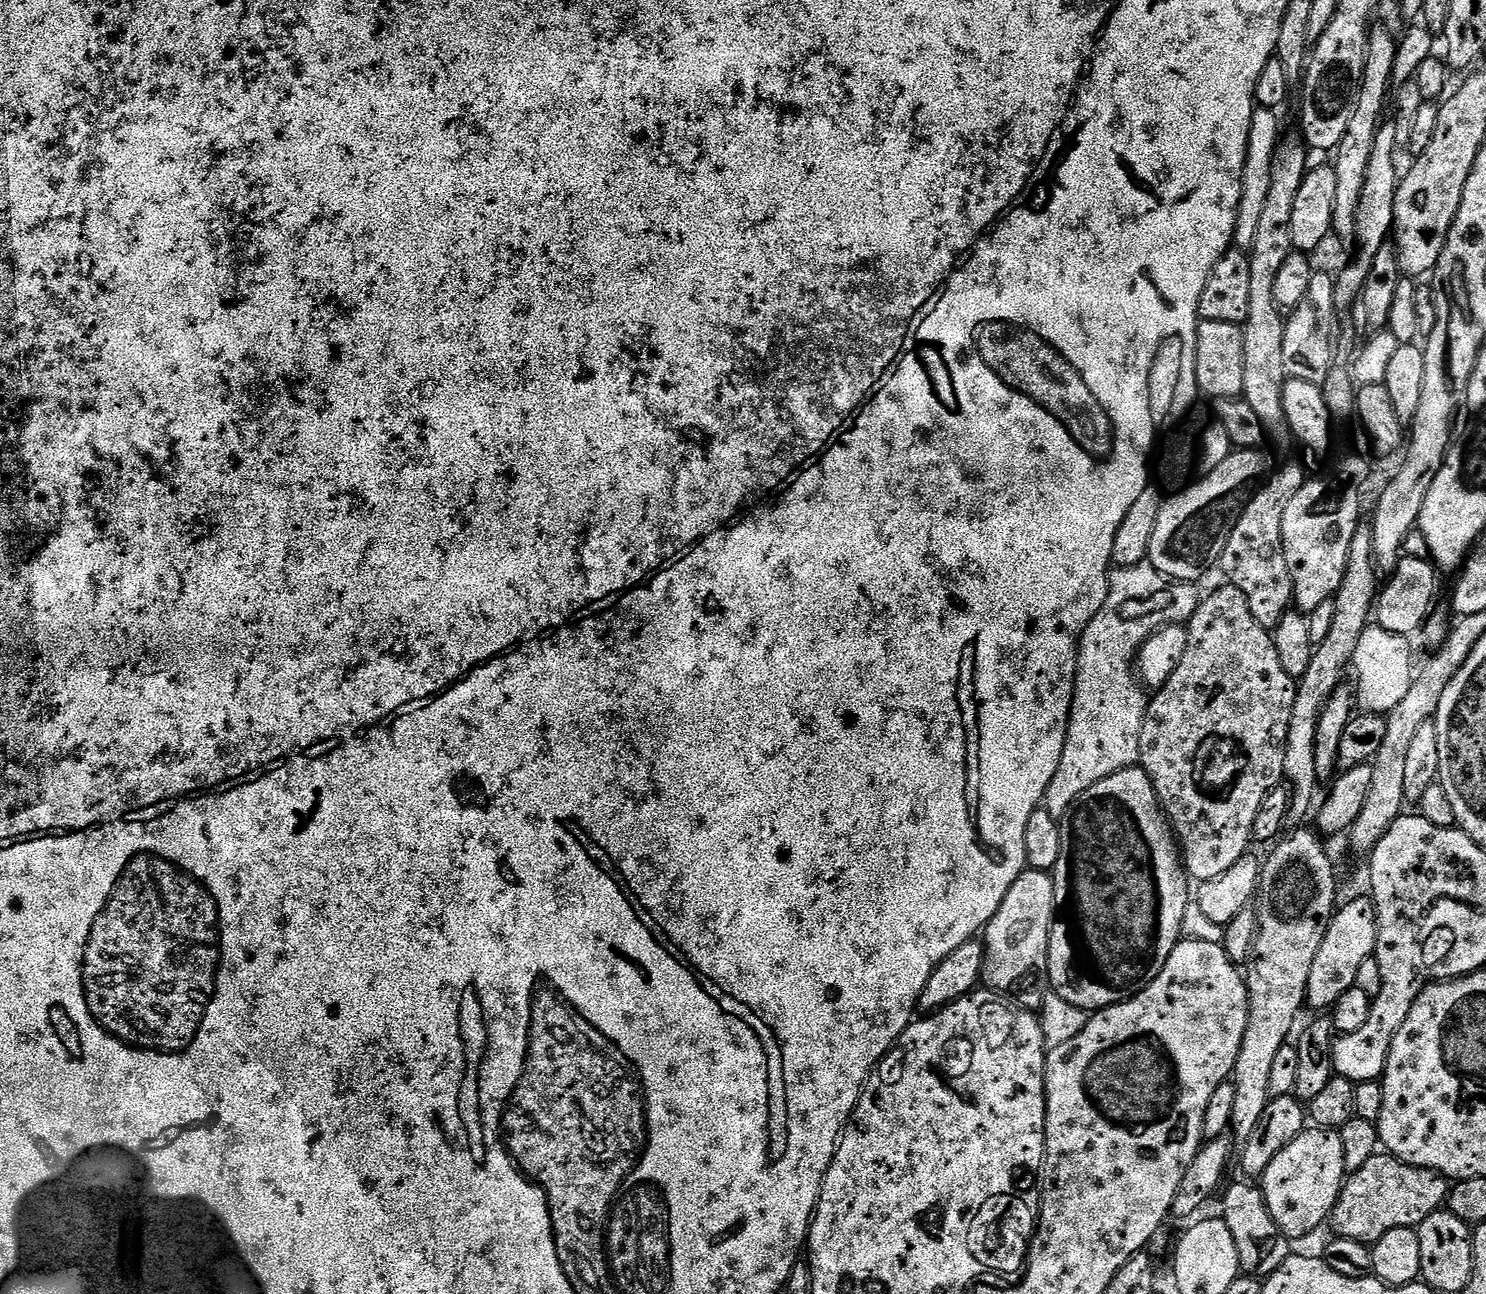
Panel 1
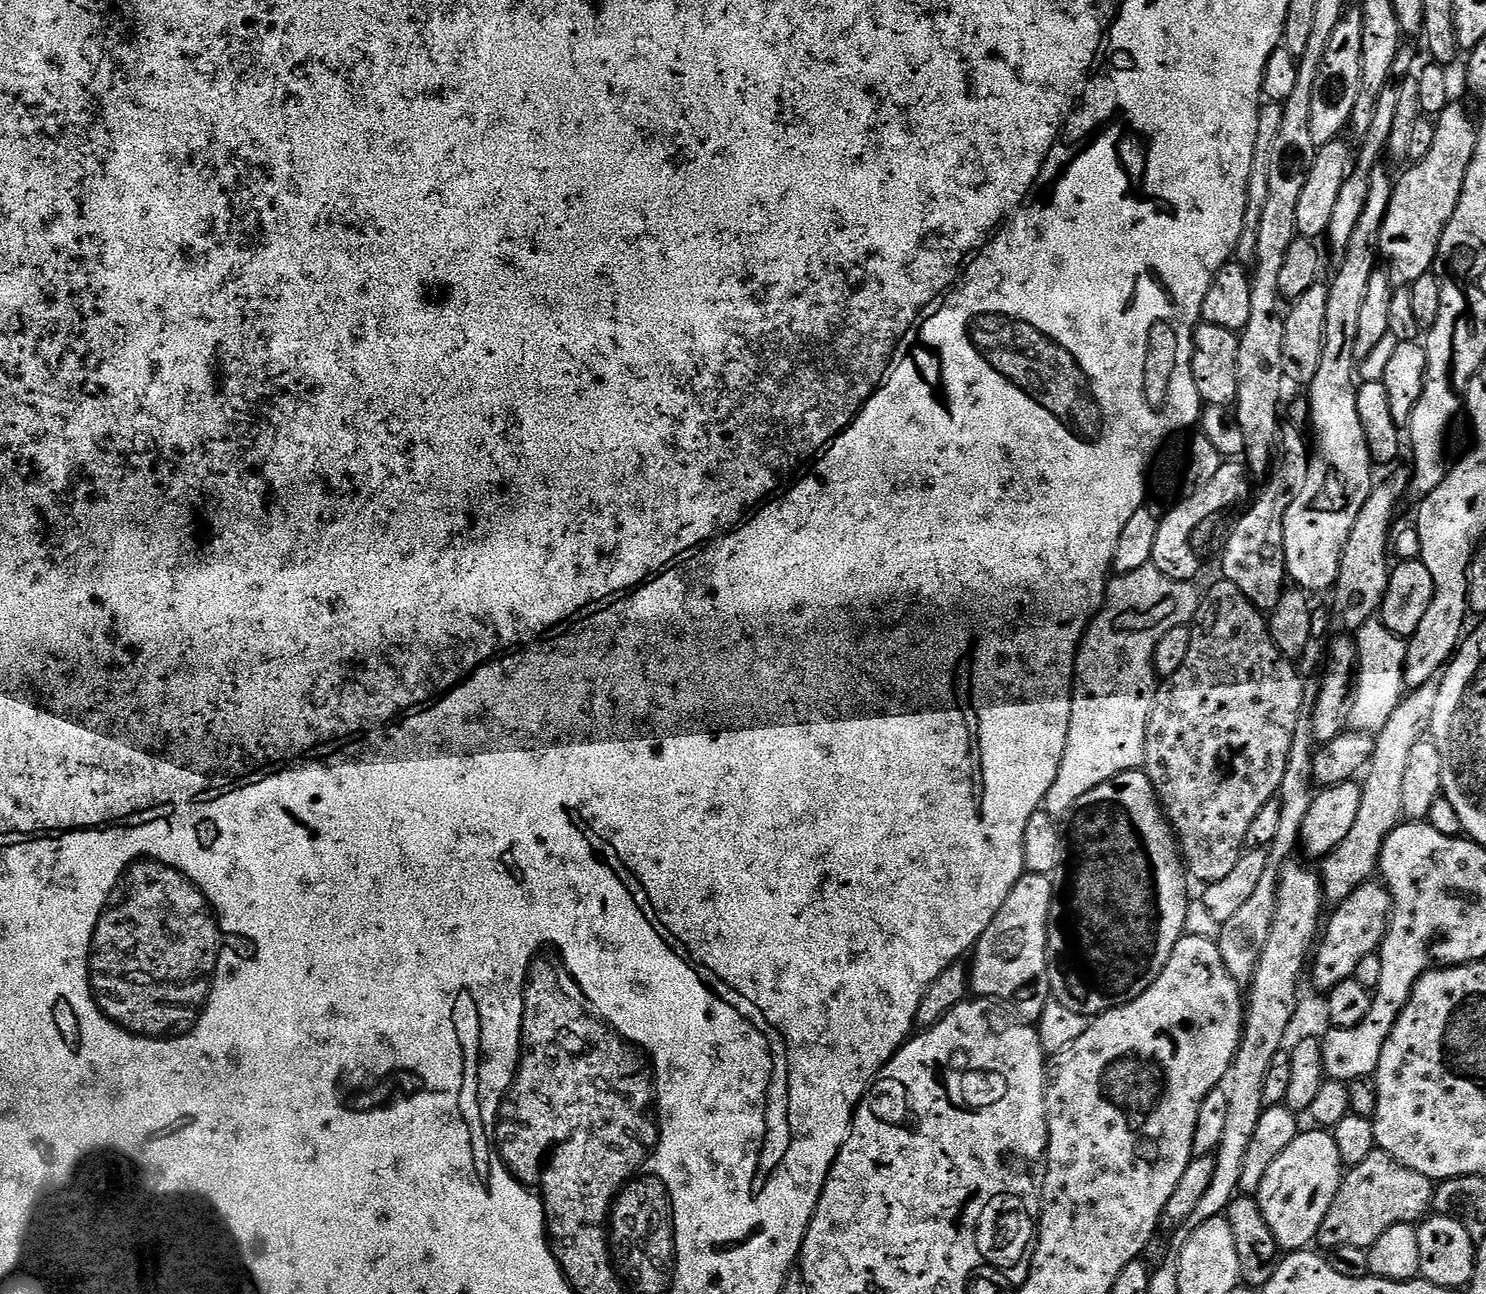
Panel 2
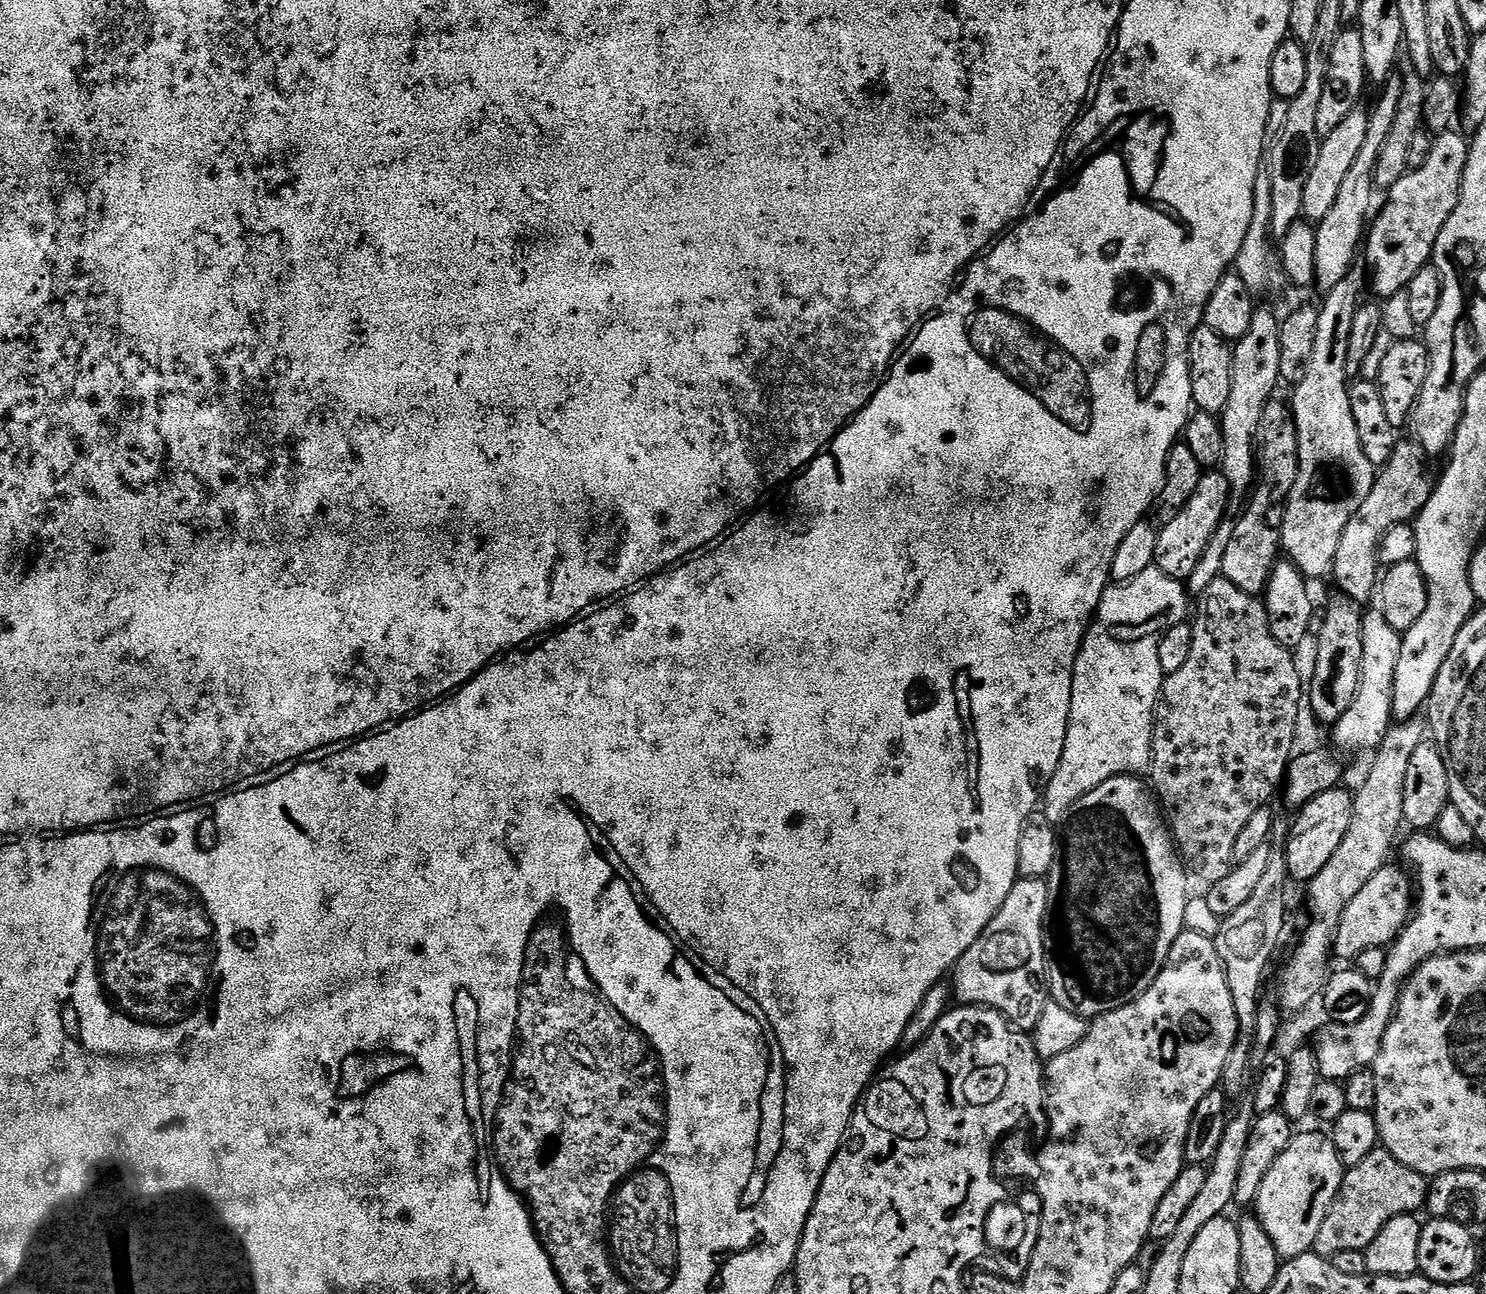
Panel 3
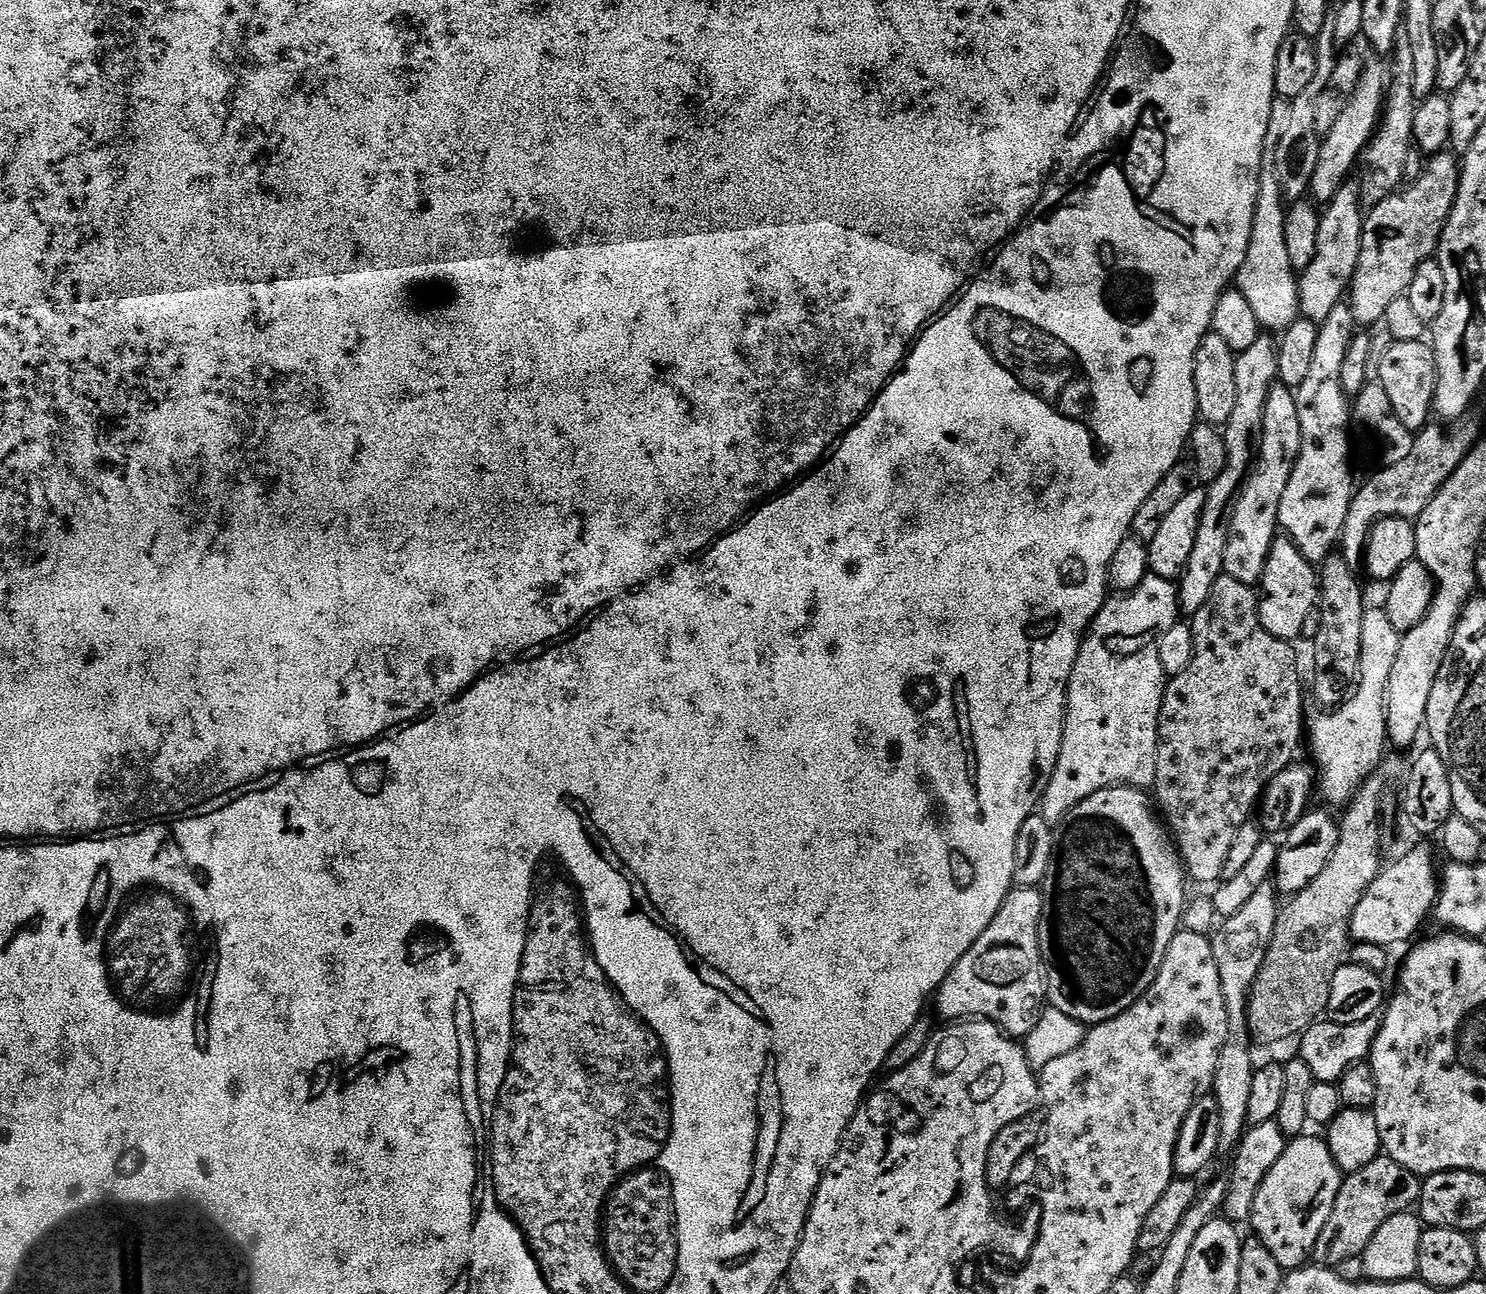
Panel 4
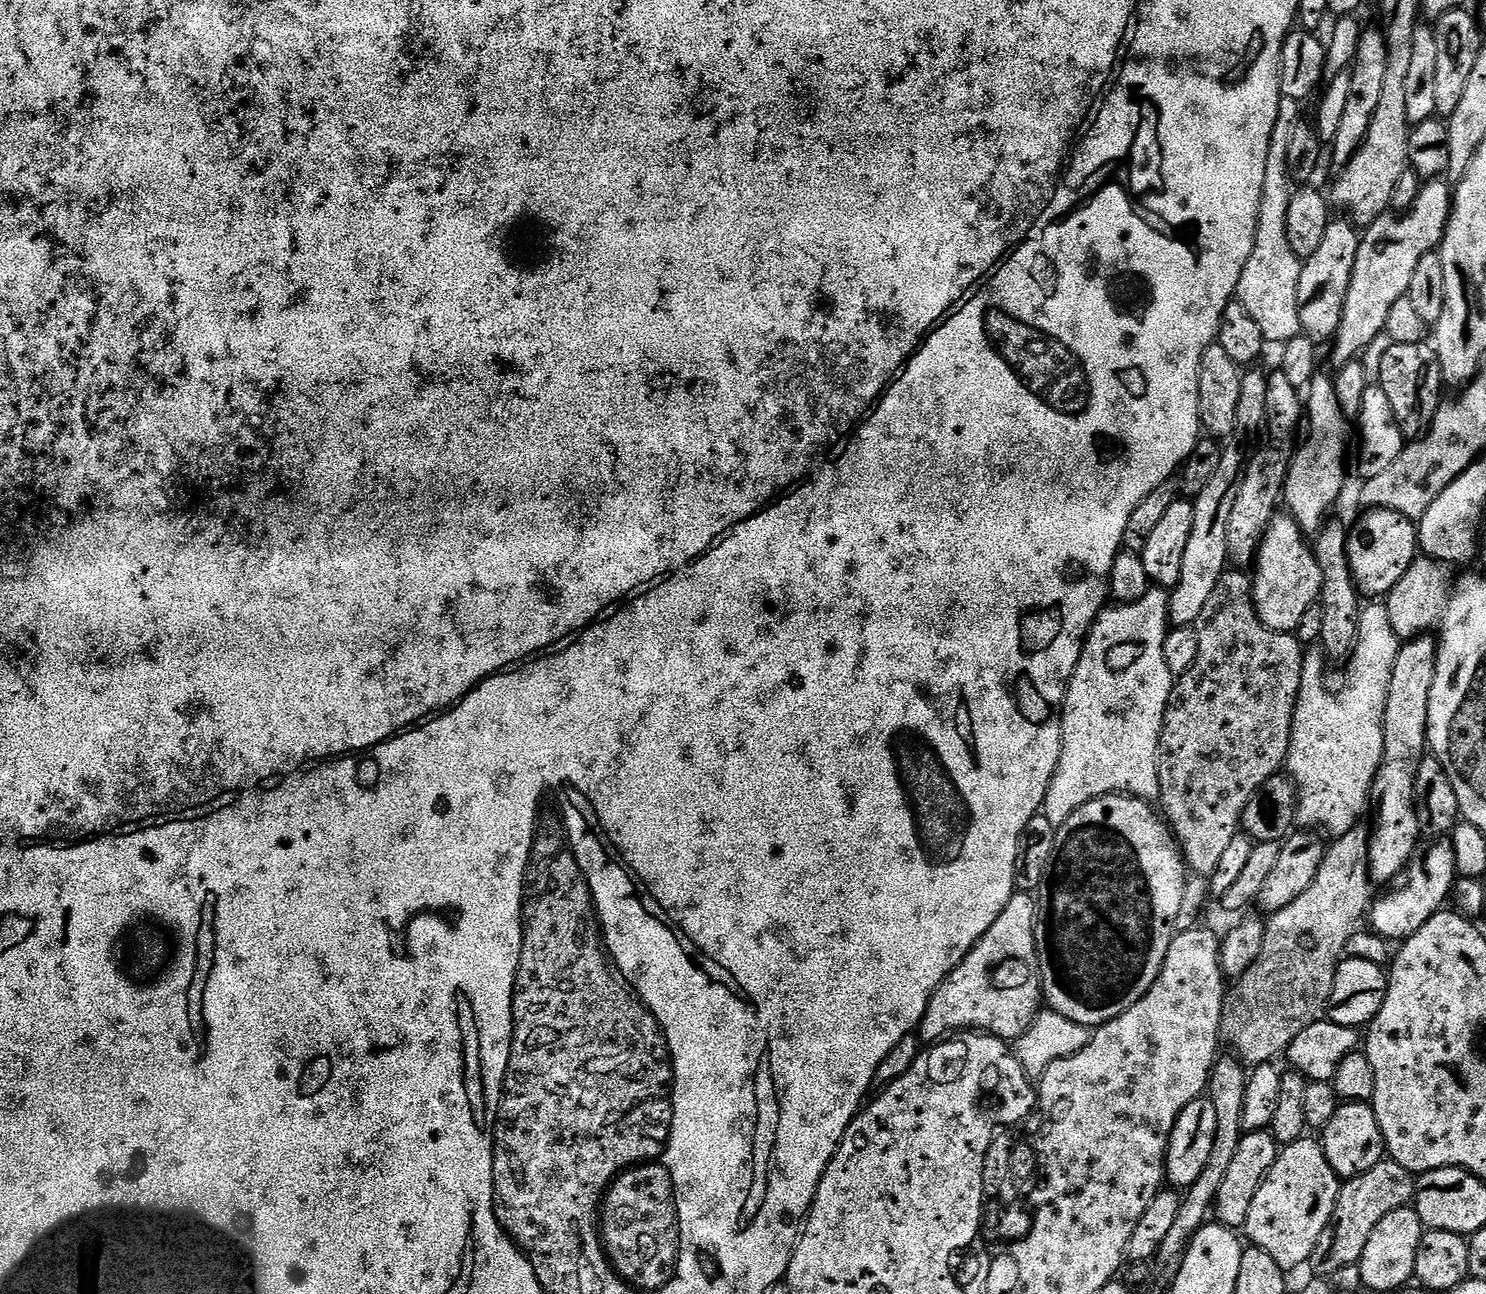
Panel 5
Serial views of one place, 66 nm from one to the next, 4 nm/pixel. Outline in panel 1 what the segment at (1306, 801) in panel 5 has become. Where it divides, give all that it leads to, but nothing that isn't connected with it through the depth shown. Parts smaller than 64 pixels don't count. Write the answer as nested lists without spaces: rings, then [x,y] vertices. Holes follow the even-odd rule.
[[[1375,622],[1369,623],[1366,630],[1362,630],[1362,638],[1358,638],[1358,650],[1354,650],[1354,658],[1351,667],[1356,668],[1356,684],[1354,683],[1354,696],[1365,713],[1368,714],[1387,714],[1406,698],[1412,685],[1414,667],[1412,668],[1412,644],[1408,636],[1403,636],[1390,630],[1382,630],[1382,626]]]

